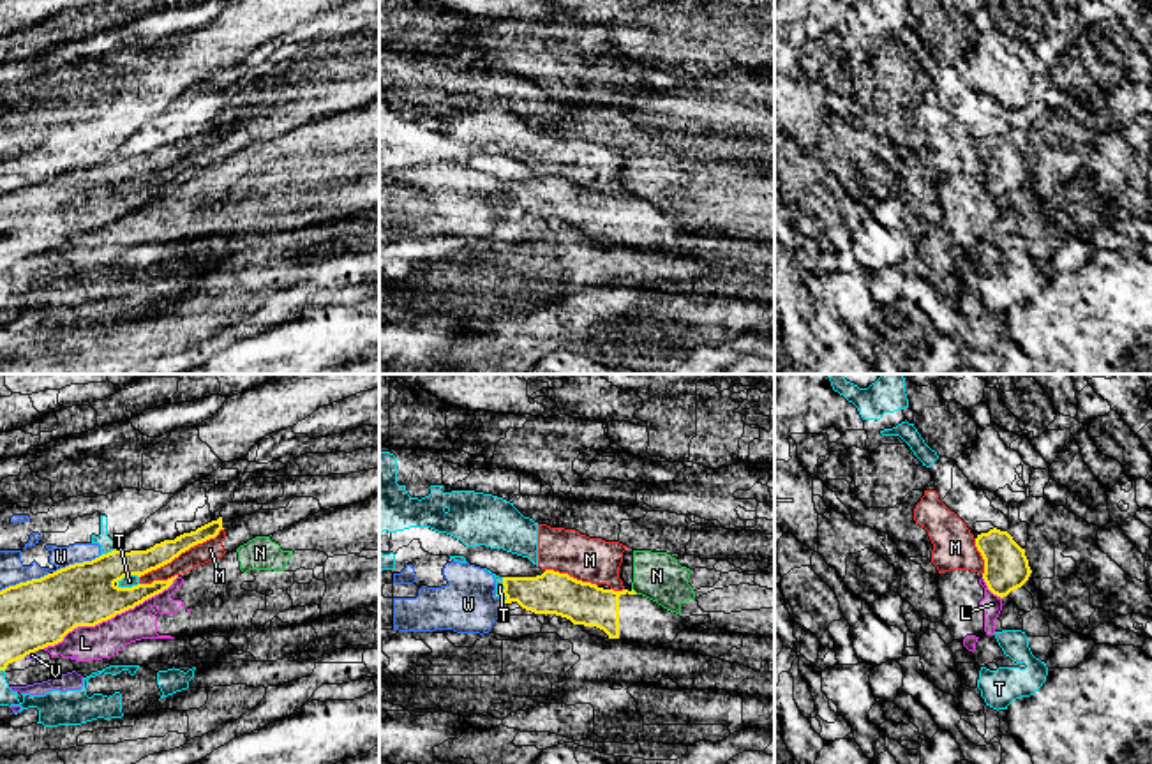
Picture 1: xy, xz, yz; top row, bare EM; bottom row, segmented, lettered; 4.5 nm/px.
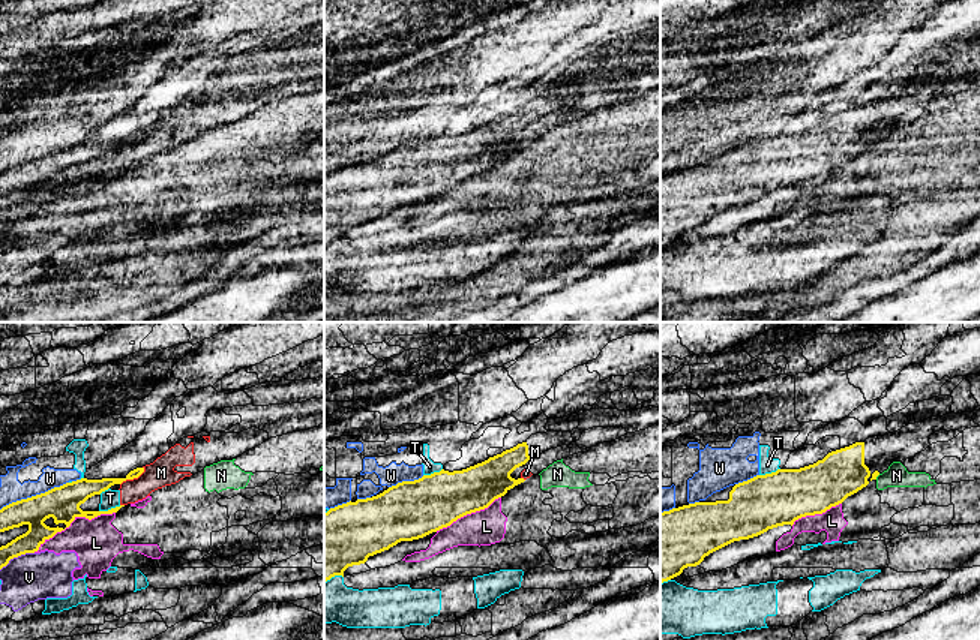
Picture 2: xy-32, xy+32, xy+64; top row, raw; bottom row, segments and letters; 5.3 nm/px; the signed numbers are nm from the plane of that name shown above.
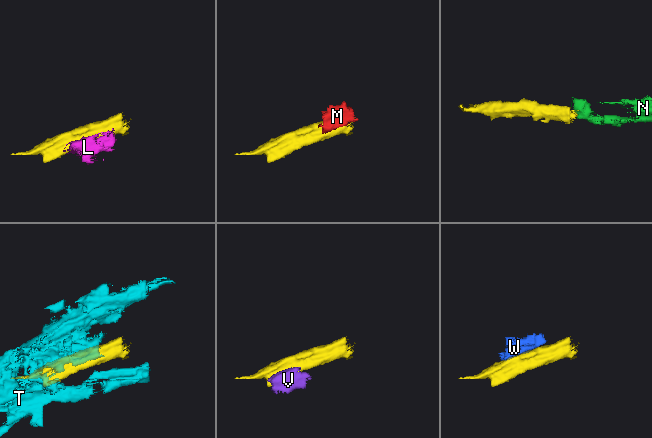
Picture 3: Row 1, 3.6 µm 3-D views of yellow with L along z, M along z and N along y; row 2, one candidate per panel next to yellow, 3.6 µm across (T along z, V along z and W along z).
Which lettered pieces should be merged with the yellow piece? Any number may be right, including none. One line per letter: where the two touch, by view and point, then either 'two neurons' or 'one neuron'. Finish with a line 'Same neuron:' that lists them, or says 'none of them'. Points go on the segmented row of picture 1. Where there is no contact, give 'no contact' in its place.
L: xy (110, 618) | two neurons
M: xy (180, 553) | two neurons
N: xz (634, 591) | two neurons
T: xy (126, 576) | two neurons
V: xy (29, 653) | two neurons
W: xy (23, 583) | two neurons
Same neuron: none of them

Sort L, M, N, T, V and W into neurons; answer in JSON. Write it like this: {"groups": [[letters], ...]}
{"groups": [["L", "N", "V"], ["M"], ["T"], ["W"]]}

